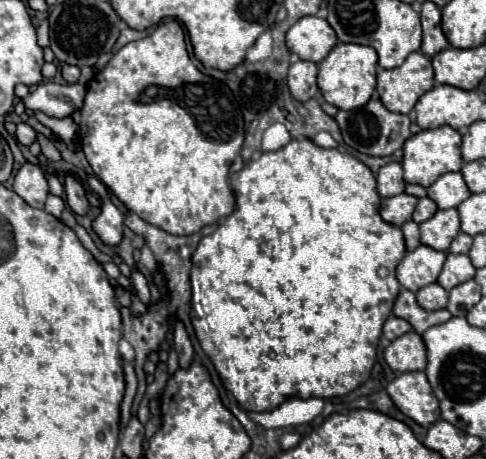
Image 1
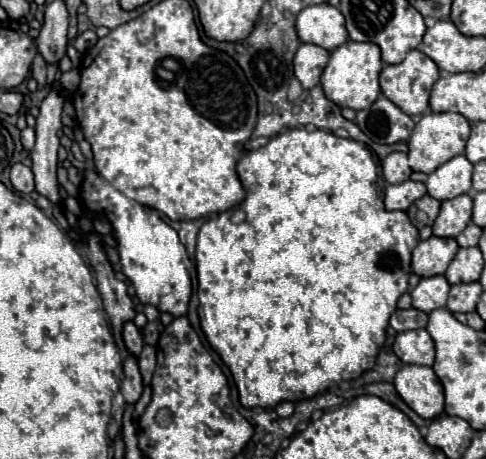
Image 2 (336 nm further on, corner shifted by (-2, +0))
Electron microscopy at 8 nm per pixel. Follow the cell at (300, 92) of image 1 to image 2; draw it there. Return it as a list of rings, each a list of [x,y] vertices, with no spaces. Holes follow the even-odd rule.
[[[302,43],[298,47],[294,55],[294,75],[304,89],[312,89],[320,83],[320,75],[328,63],[328,55],[330,53],[318,45]]]

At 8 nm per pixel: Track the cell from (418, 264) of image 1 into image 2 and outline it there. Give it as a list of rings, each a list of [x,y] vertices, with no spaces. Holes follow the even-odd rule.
[[[432,235],[430,239],[420,241],[412,251],[412,271],[418,277],[442,275],[458,249],[460,247],[456,239],[442,239]]]

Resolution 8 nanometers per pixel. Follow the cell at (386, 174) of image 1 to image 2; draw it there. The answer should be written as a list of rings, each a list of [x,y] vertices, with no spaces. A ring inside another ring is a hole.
[[[390,153],[382,161],[382,169],[384,169],[384,179],[388,183],[404,183],[412,175],[406,153]]]

